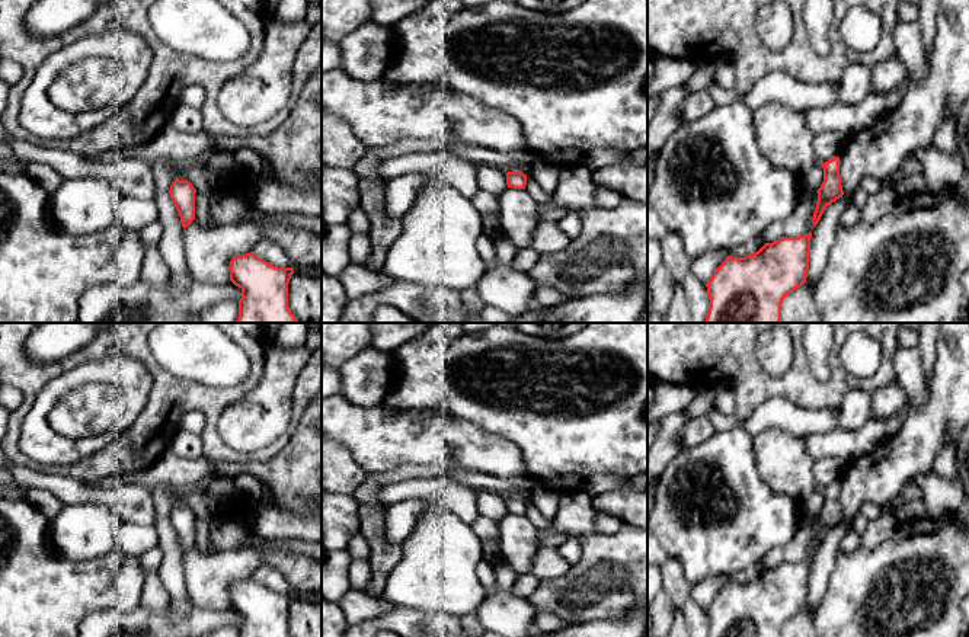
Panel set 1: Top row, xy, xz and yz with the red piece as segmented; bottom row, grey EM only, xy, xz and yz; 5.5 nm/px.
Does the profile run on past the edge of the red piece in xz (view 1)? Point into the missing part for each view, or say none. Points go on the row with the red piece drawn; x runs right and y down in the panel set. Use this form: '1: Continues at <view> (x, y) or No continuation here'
1: No continuation here

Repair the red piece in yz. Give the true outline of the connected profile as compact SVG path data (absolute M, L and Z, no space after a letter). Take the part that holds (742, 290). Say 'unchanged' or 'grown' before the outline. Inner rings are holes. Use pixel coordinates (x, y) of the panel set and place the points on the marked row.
unchanged; M812 233L799 237L783 237L773 243L765 243L749 256L727 256L706 284L710 307L704 323L780 323L783 300L806 282L810 239Z

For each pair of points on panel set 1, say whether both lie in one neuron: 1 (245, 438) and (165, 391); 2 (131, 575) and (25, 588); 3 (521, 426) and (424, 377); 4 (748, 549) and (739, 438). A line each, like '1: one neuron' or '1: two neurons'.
1: two neurons
2: one neuron
3: one neuron
4: one neuron

